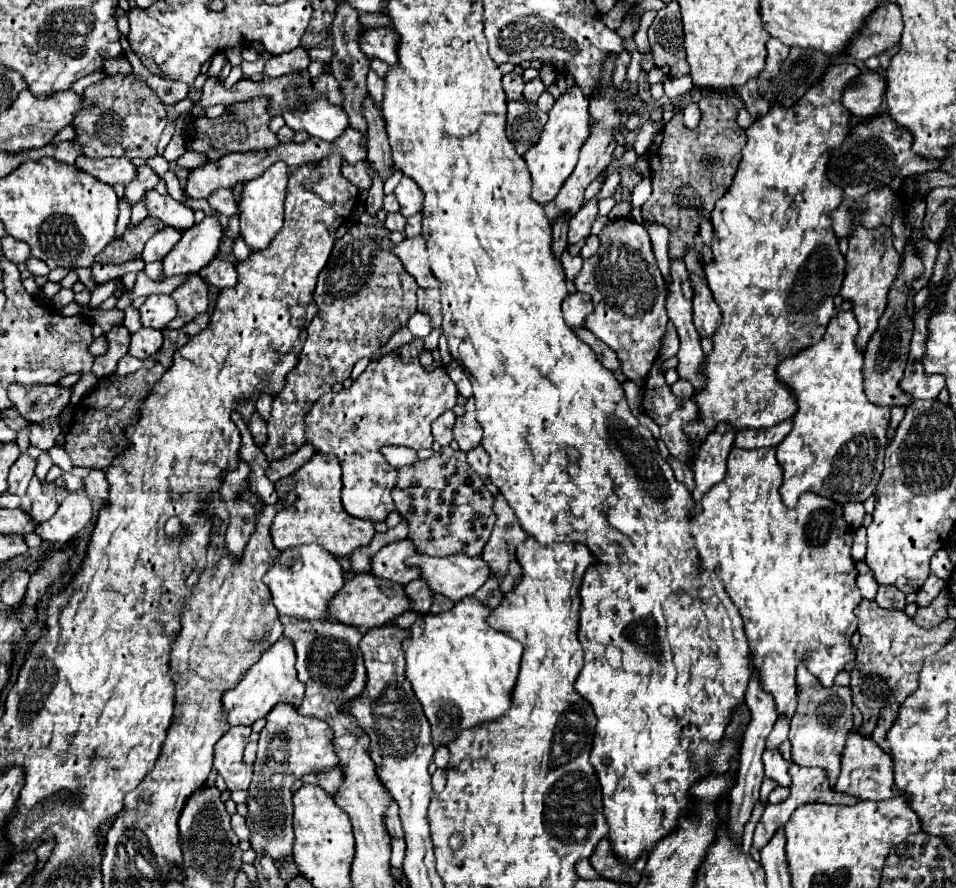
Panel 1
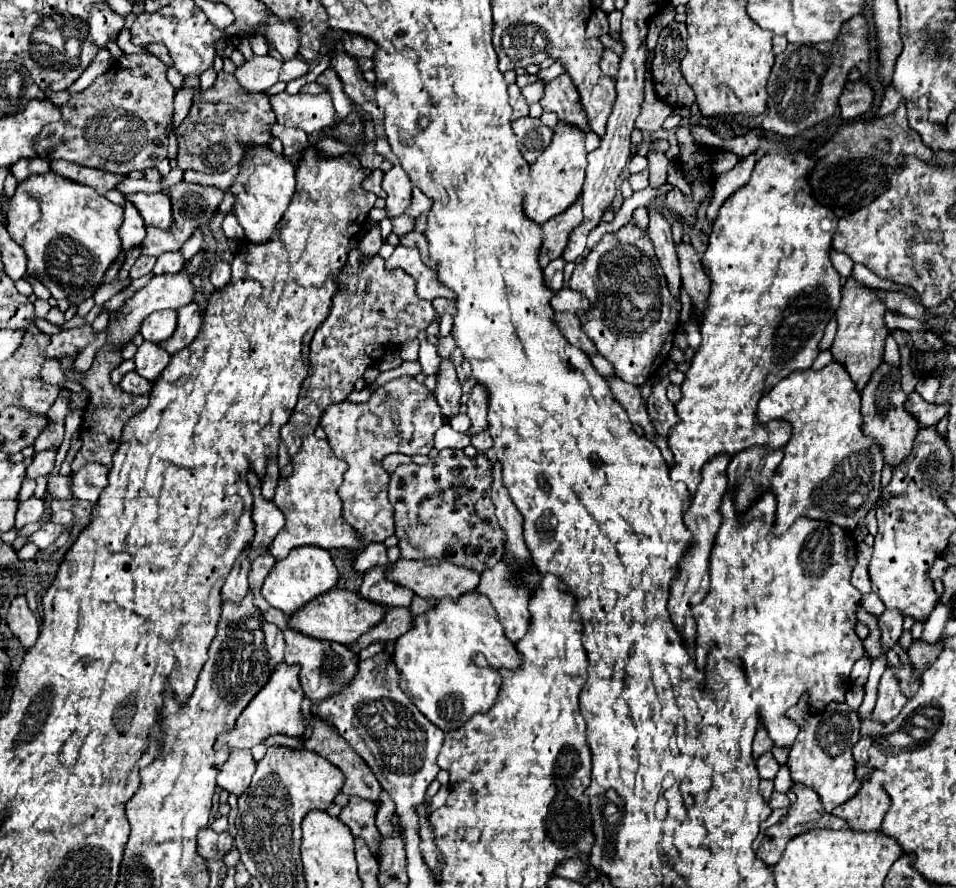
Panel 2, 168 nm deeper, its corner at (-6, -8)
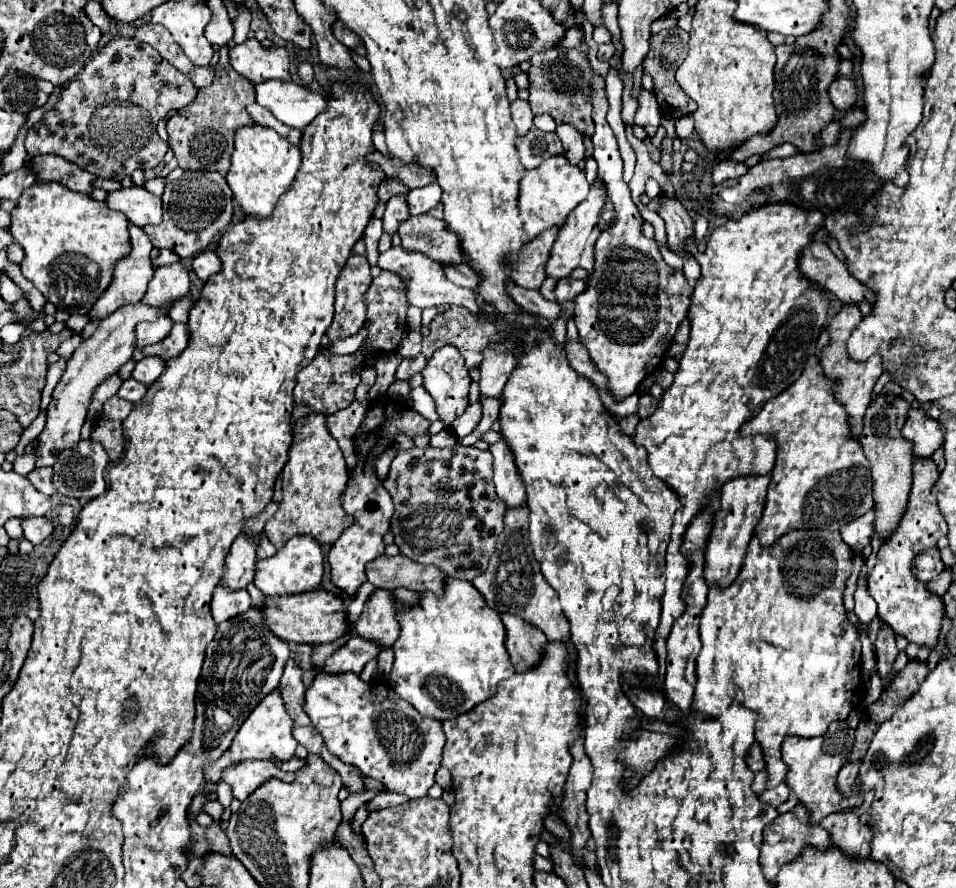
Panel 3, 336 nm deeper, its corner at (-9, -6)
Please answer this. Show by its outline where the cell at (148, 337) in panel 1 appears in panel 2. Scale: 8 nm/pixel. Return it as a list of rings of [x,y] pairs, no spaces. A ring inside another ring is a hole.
[[[144,340],[138,346],[134,362],[136,362],[136,372],[140,376],[144,376],[146,380],[154,382],[160,376],[160,372],[168,366],[170,354],[164,352],[164,348],[160,348],[158,344],[152,344],[152,342]]]

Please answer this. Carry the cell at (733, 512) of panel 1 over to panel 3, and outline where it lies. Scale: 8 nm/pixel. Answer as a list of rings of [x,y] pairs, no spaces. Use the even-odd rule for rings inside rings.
[[[799,530],[799,532],[789,532],[787,536],[779,538],[775,546],[763,548],[759,540],[753,536],[743,568],[737,576],[737,580],[725,588],[711,588],[707,606],[701,616],[701,652],[697,656],[697,686],[695,686],[695,698],[691,710],[699,714],[703,720],[719,719],[719,716],[734,701],[738,701],[744,706],[757,712],[757,722],[755,722],[755,740],[761,744],[763,758],[765,758],[765,770],[767,770],[767,788],[775,788],[785,780],[785,762],[781,760],[781,742],[785,736],[799,736],[799,738],[811,738],[811,736],[821,736],[827,732],[827,724],[835,720],[845,720],[847,714],[861,702],[863,694],[863,680],[861,680],[861,646],[859,646],[859,636],[855,626],[847,620],[847,612],[843,608],[843,590],[845,590],[845,580],[851,574],[851,564],[853,560],[853,550],[841,540],[839,532],[821,532],[821,530]]]

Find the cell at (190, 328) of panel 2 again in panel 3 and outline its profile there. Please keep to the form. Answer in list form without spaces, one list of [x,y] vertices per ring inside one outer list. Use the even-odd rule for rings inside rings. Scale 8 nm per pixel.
[[[175,324],[171,328],[171,334],[163,342],[157,342],[153,346],[145,346],[143,356],[157,356],[161,360],[169,360],[169,358],[179,356],[185,350],[187,342],[189,342],[187,326],[185,324]]]

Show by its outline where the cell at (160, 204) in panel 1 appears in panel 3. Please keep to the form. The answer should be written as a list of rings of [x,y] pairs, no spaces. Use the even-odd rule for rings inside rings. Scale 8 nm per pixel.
[[[143,186],[119,188],[109,192],[105,204],[111,210],[123,212],[127,220],[139,228],[145,224],[159,224],[161,222],[161,198],[147,192]]]

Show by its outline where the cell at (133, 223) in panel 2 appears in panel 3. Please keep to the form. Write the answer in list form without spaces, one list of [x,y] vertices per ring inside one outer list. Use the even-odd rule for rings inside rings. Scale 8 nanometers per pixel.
[[[129,226],[129,234],[131,234],[131,254],[127,258],[123,258],[123,262],[119,262],[115,266],[115,274],[113,274],[113,282],[111,286],[105,290],[103,298],[99,298],[99,302],[95,302],[95,306],[89,310],[89,320],[103,320],[109,314],[113,314],[115,310],[119,310],[125,304],[135,304],[143,298],[143,294],[147,292],[147,282],[151,280],[153,274],[153,266],[151,266],[151,240],[147,238],[147,234],[137,228],[137,226]]]

